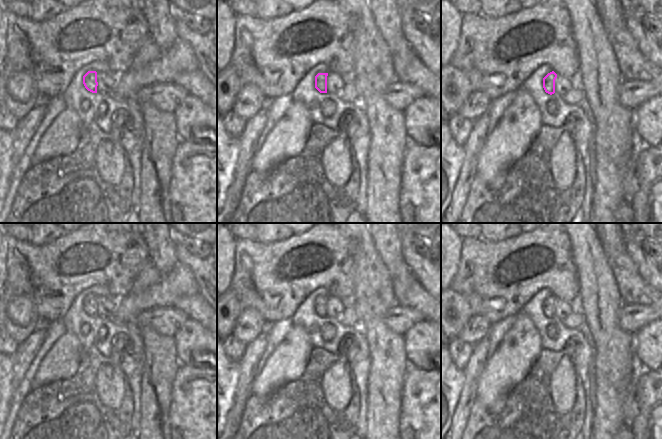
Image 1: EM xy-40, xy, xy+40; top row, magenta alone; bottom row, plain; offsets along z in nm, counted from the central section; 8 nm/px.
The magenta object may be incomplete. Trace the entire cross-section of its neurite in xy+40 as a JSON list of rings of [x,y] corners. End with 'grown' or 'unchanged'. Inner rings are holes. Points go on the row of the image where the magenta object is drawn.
[[[552,71],[548,73],[544,78],[543,78],[543,88],[546,93],[552,95],[555,93],[555,80],[557,78],[557,74]]] | unchanged

